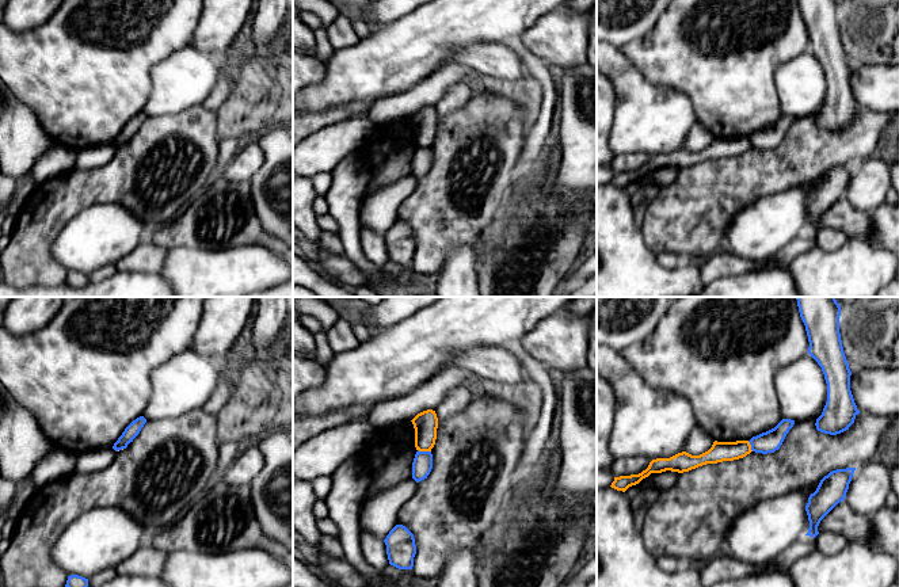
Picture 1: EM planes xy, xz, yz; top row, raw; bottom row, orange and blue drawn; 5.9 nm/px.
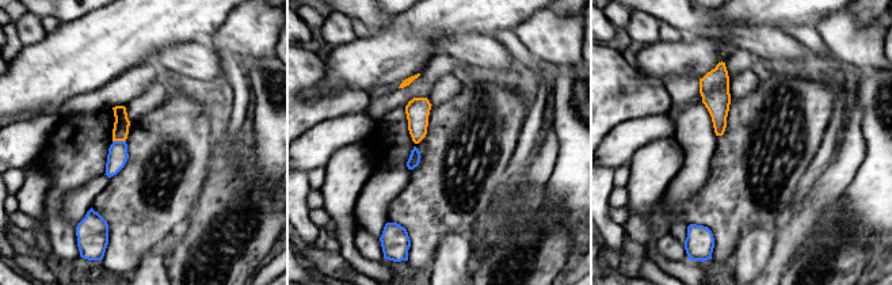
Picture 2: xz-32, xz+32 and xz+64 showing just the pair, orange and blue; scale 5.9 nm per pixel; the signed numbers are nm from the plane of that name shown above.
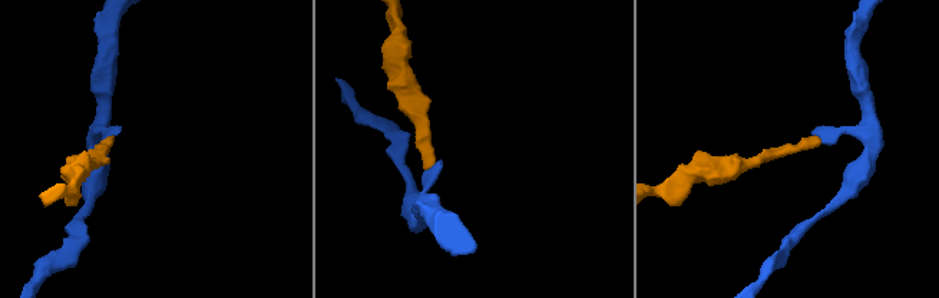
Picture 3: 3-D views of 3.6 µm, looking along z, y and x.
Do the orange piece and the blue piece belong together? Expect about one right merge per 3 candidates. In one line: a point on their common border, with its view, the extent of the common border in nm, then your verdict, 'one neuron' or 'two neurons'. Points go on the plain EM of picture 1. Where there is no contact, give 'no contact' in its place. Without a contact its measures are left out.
xz (425, 147) | 80 nm | two neurons

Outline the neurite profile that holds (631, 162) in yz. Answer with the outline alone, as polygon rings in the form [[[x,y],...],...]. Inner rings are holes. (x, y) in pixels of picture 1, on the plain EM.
[[[641,152],[616,155],[610,168],[614,174],[639,171],[648,164],[650,159],[651,156]]]

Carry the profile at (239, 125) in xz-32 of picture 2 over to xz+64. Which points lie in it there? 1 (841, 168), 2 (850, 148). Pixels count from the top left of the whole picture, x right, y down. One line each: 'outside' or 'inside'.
1: outside
2: outside

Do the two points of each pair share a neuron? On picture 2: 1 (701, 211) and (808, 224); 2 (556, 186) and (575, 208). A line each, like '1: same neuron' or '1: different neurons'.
1: different neurons
2: same neuron

